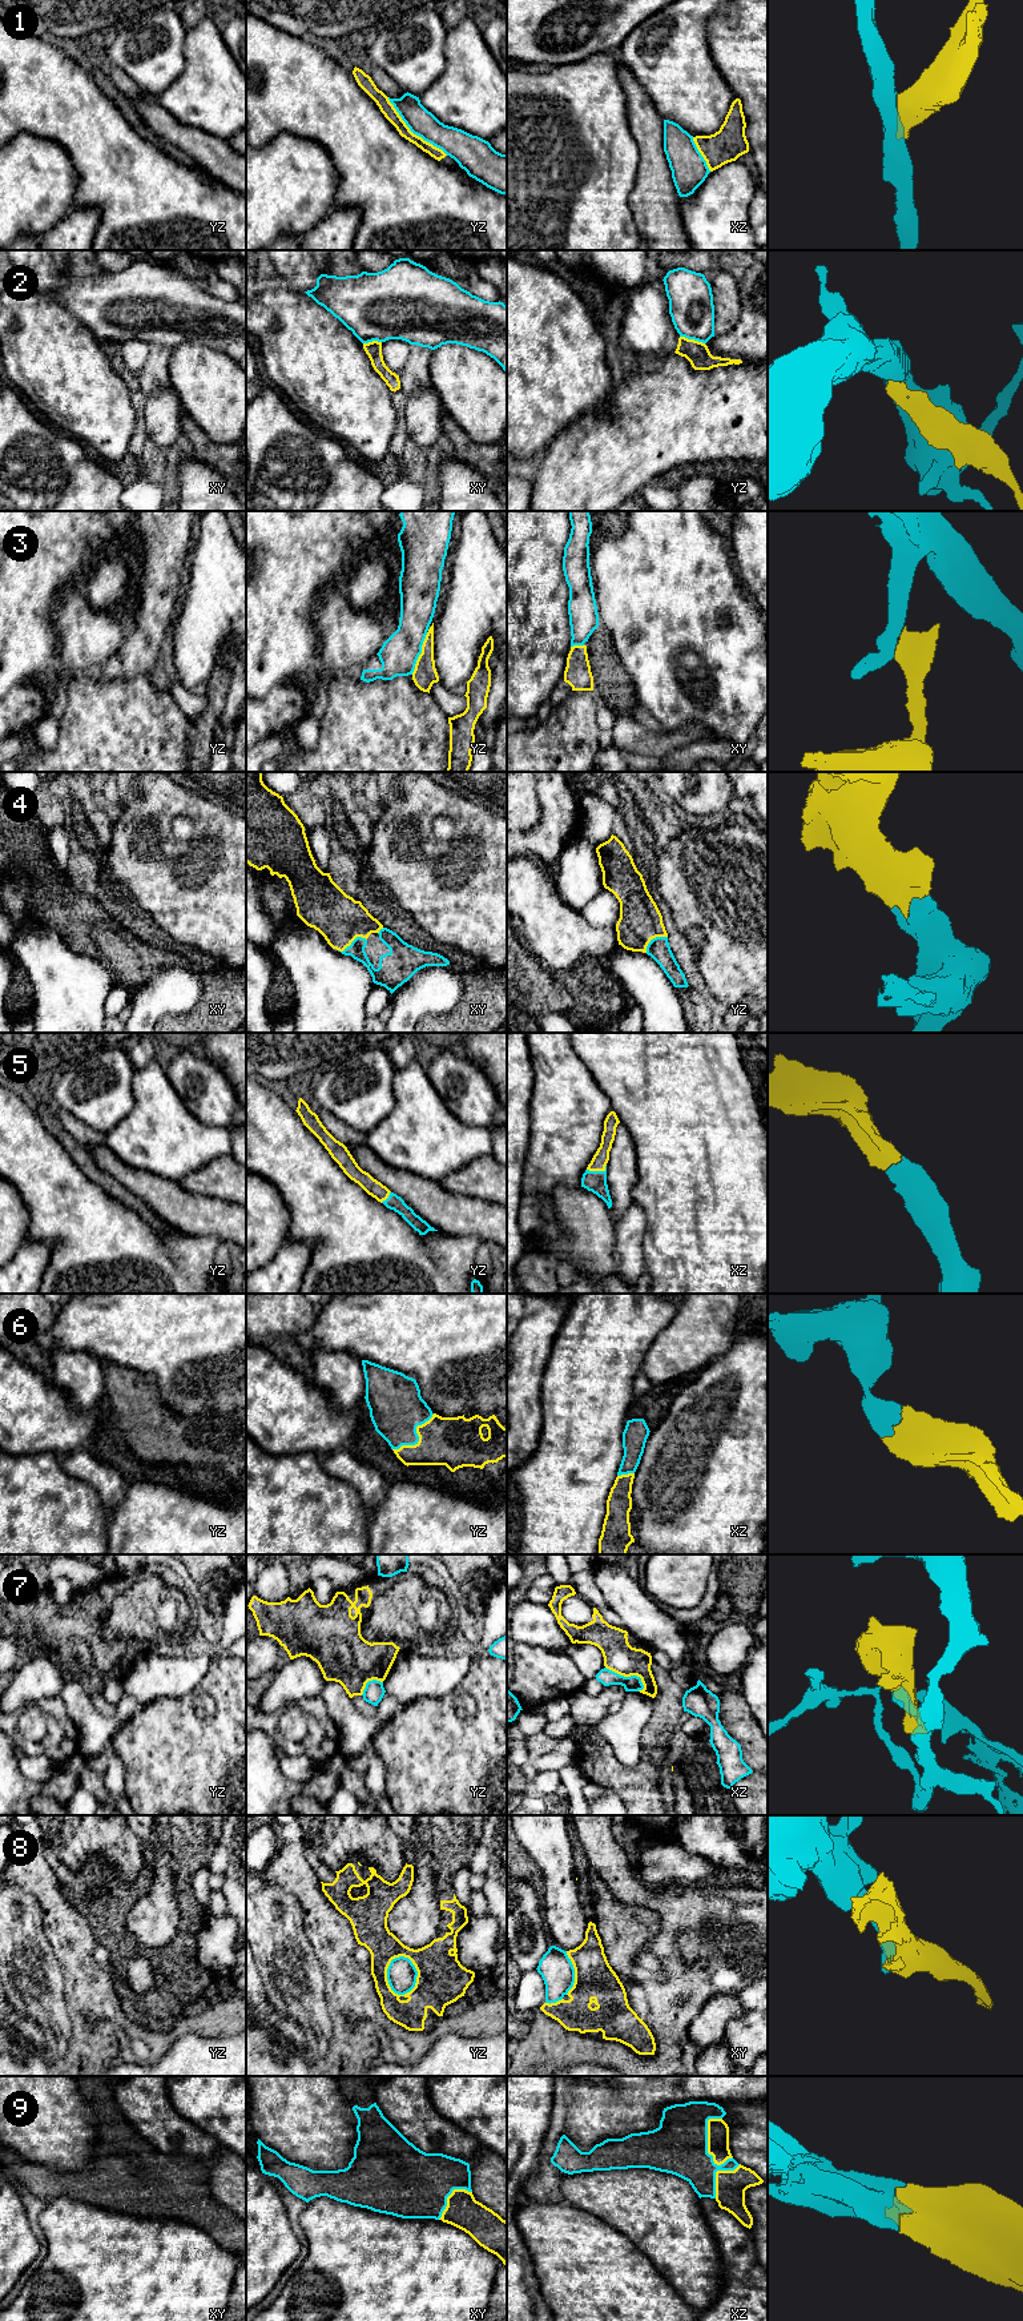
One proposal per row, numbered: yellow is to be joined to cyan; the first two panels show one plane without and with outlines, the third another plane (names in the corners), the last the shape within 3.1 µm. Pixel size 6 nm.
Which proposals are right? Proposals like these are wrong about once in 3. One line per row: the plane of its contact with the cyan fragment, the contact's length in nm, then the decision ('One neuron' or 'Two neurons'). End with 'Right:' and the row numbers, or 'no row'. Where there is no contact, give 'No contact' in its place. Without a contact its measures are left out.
1: Touches cyan in yz. Shared border 500 nm. Two neurons
2: Touches cyan in yz. Shared border 160 nm. Two neurons
3: Touches cyan in yz. Shared border 280 nm. Two neurons
4: Touches cyan in xy. Shared border 190 nm. One neuron
5: Touches cyan in xz. Shared border 120 nm. One neuron
6: Touches cyan in yz. Shared border 340 nm. One neuron
7: Touches cyan in xz. Shared border 280 nm. Two neurons
8: Touches cyan in yz. Shared border 260 nm. Two neurons
9: Touches cyan in xz. Shared border 300 nm. One neuron
Right: 4, 5, 6, 9

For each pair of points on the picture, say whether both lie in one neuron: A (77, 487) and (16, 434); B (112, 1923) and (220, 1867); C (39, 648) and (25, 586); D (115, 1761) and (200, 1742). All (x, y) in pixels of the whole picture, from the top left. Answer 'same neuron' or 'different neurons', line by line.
A: same neuron
B: different neurons
C: same neuron
D: different neurons

